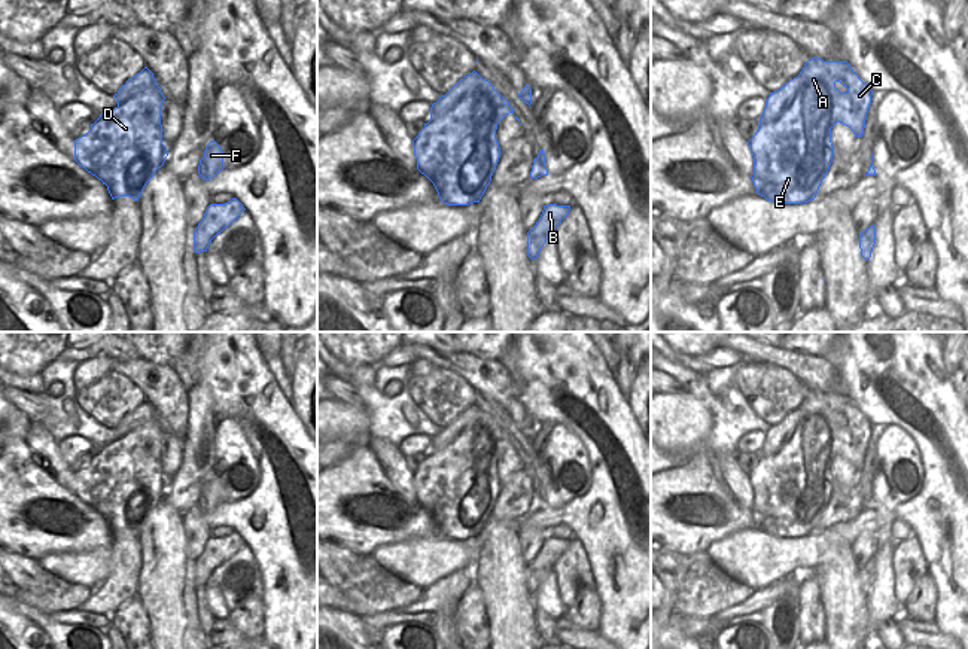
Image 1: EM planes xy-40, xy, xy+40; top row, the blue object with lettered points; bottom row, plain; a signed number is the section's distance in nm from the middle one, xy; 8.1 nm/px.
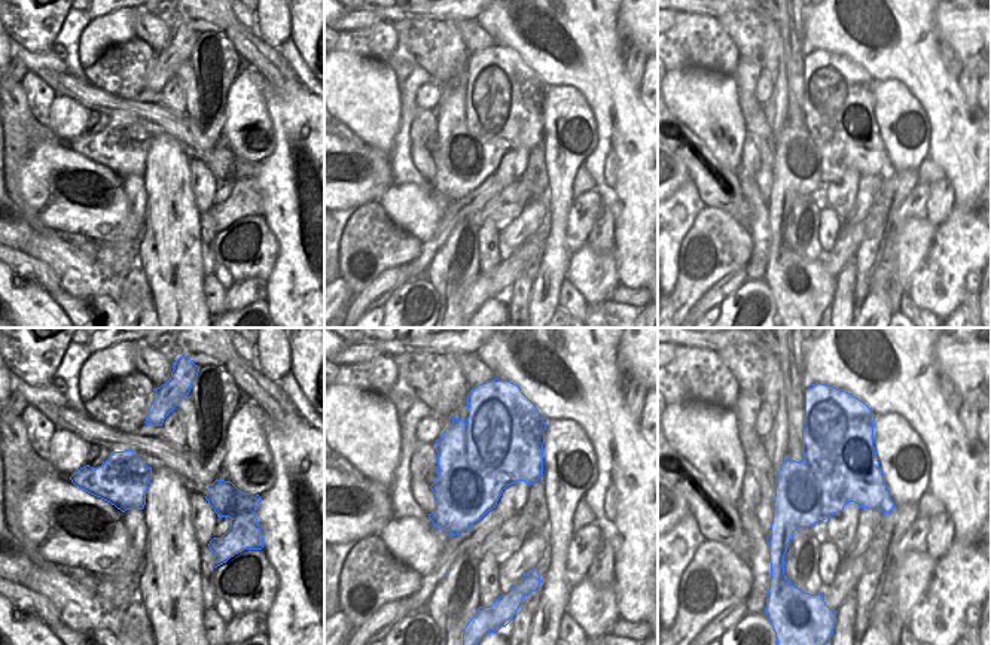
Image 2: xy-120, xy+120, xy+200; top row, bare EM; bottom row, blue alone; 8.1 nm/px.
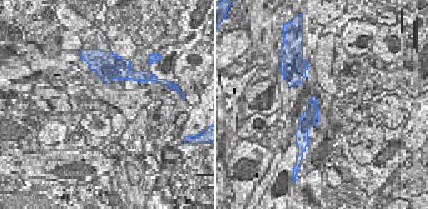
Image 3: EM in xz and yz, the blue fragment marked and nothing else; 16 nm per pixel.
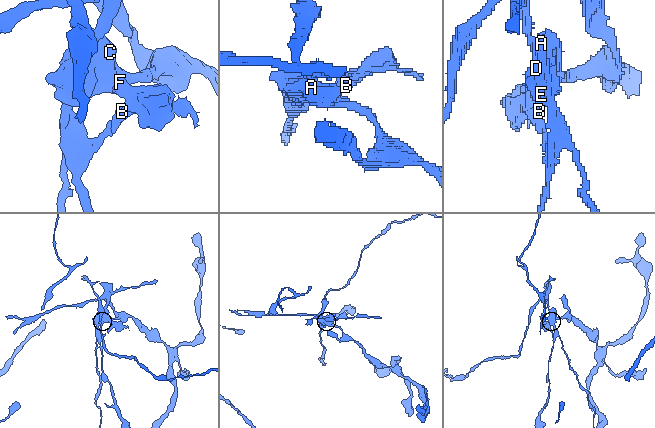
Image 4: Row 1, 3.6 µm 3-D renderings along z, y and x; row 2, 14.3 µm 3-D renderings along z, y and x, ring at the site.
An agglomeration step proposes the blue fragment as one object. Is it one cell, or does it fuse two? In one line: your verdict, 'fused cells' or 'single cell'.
fused cells

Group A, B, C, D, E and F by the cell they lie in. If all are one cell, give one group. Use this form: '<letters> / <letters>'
A C D E / B F

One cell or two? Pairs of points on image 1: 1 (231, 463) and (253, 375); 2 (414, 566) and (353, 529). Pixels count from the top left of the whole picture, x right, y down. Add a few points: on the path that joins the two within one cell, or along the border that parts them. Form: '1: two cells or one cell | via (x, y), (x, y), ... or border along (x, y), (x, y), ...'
1: two cells | border along (219, 419), (233, 419), (240, 426), (256, 457)
2: two cells | border along (414, 538), (405, 542), (383, 544), (371, 554)

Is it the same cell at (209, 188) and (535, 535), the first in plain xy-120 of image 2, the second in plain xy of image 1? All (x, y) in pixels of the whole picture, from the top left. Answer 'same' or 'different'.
same

